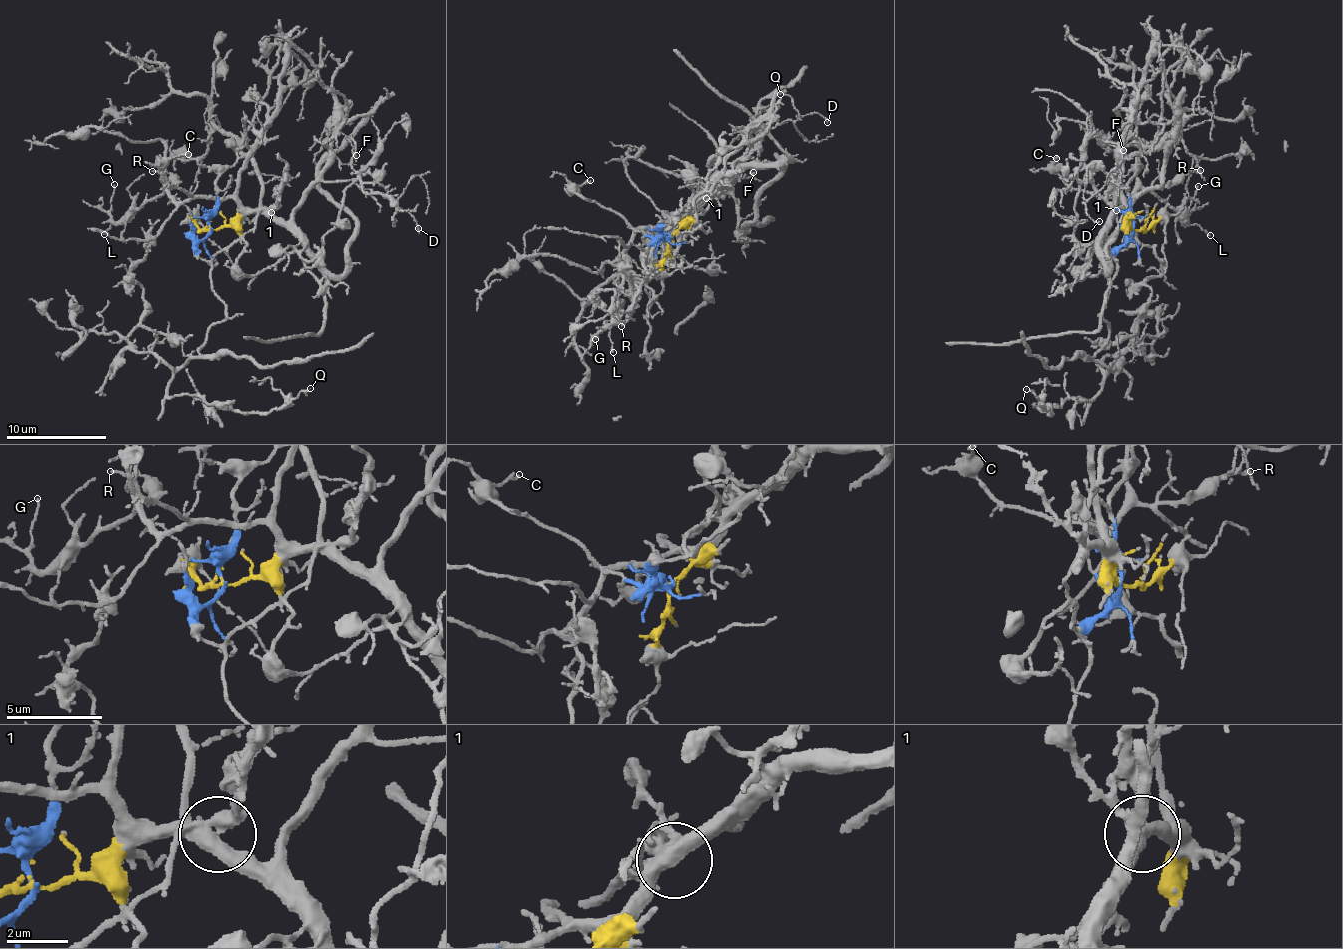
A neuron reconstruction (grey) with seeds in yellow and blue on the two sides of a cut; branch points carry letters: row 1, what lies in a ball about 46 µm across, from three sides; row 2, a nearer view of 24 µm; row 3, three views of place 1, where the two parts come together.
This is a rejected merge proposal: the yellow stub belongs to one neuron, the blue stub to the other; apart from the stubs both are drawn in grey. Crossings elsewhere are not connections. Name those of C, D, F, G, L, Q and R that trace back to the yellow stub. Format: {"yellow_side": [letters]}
{"yellow_side": ["C", "D", "F", "G", "L", "R"]}

